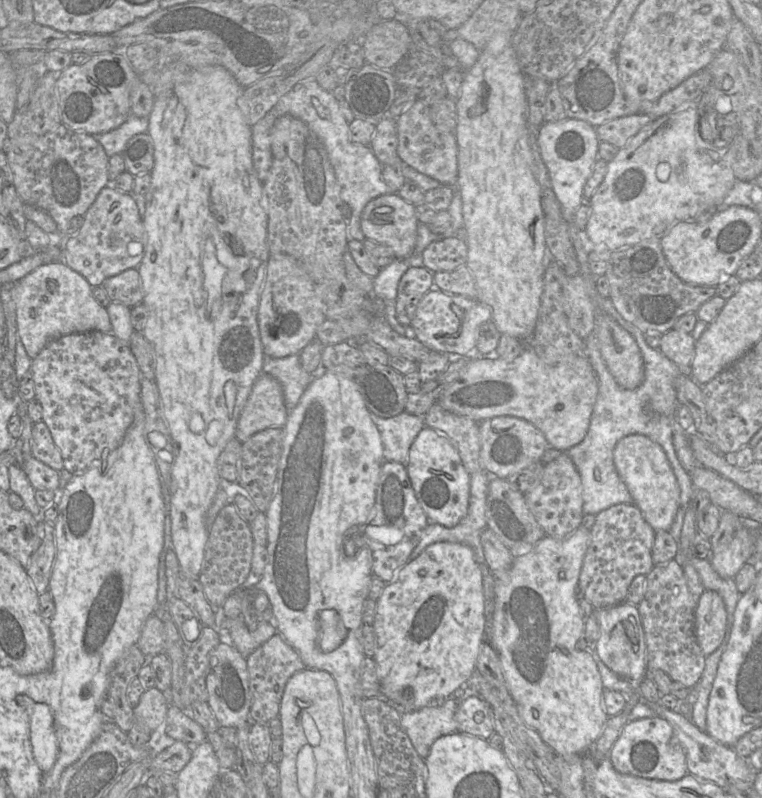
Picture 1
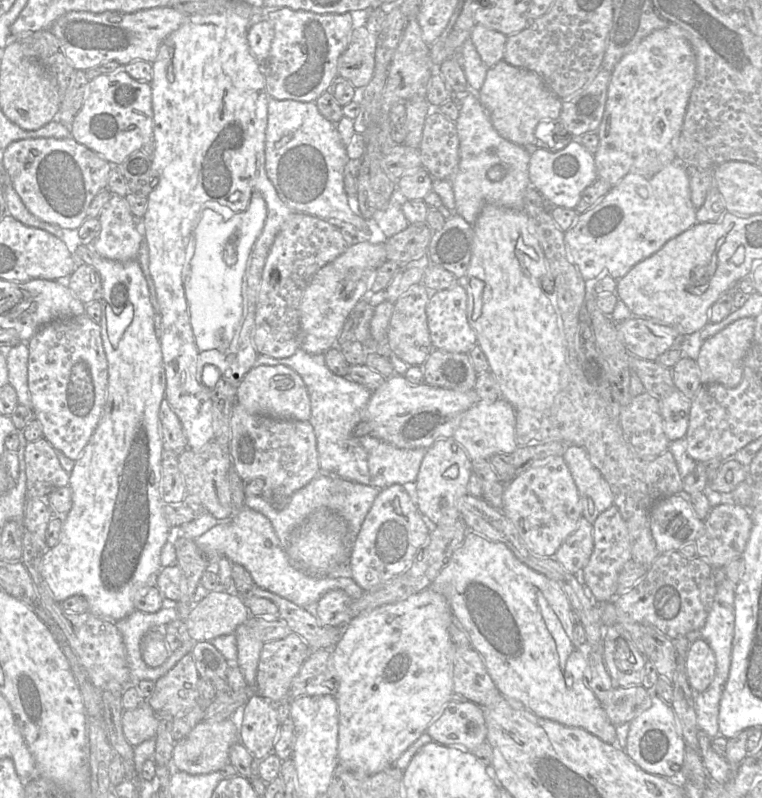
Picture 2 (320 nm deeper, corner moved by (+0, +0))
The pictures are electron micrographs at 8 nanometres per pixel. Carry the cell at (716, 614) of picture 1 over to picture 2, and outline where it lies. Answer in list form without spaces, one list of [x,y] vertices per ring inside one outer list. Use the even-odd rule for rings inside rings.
[[[697,639],[690,645],[684,665],[692,691],[707,690],[716,675],[716,657],[706,641]]]

